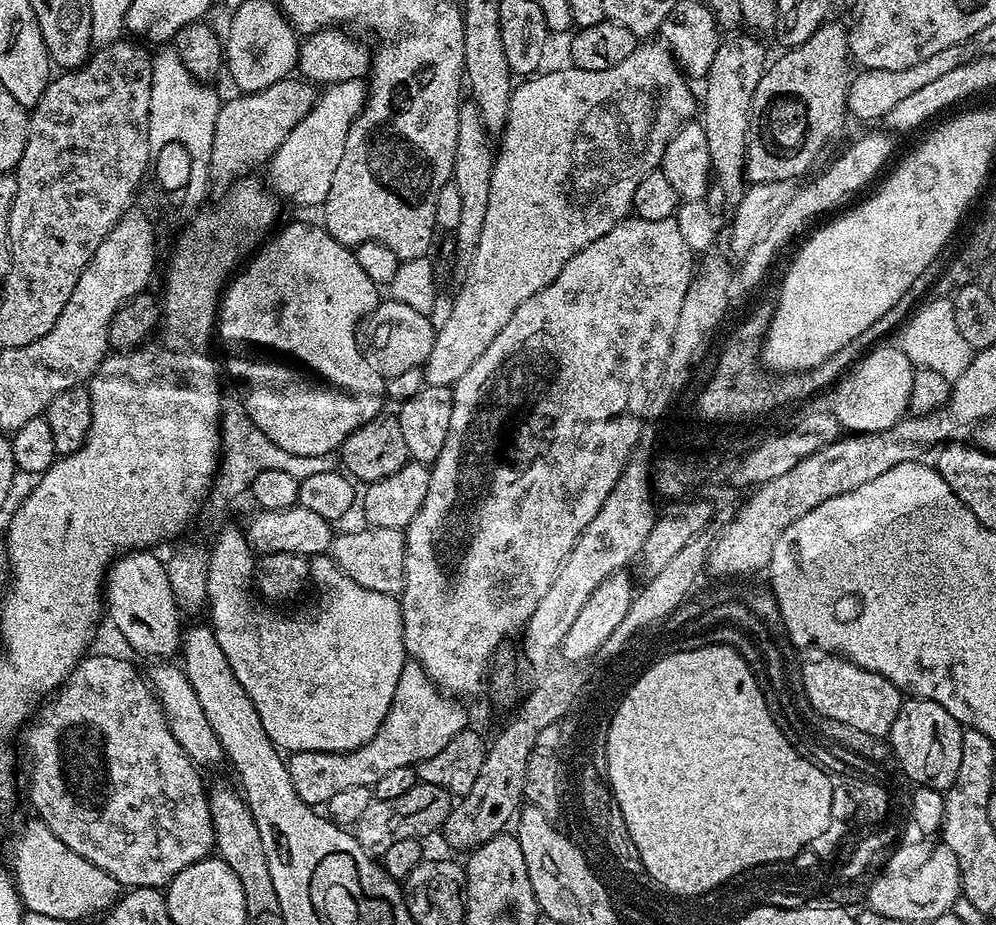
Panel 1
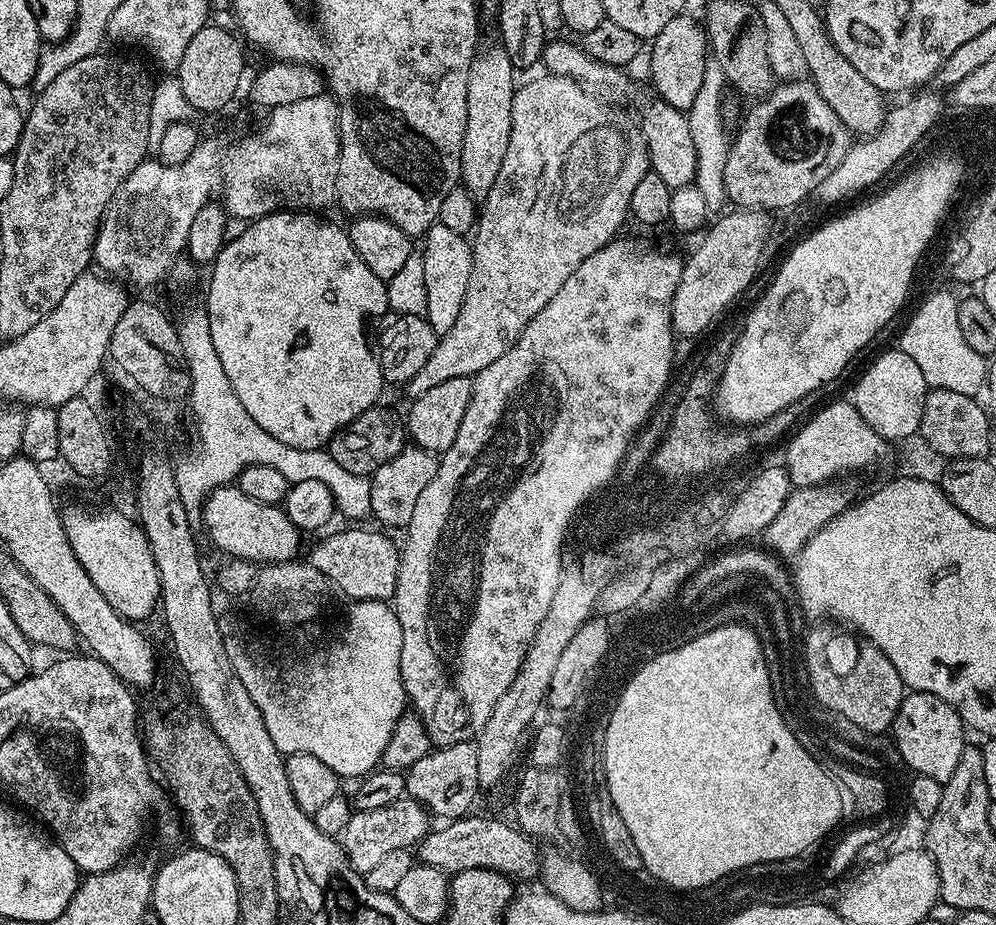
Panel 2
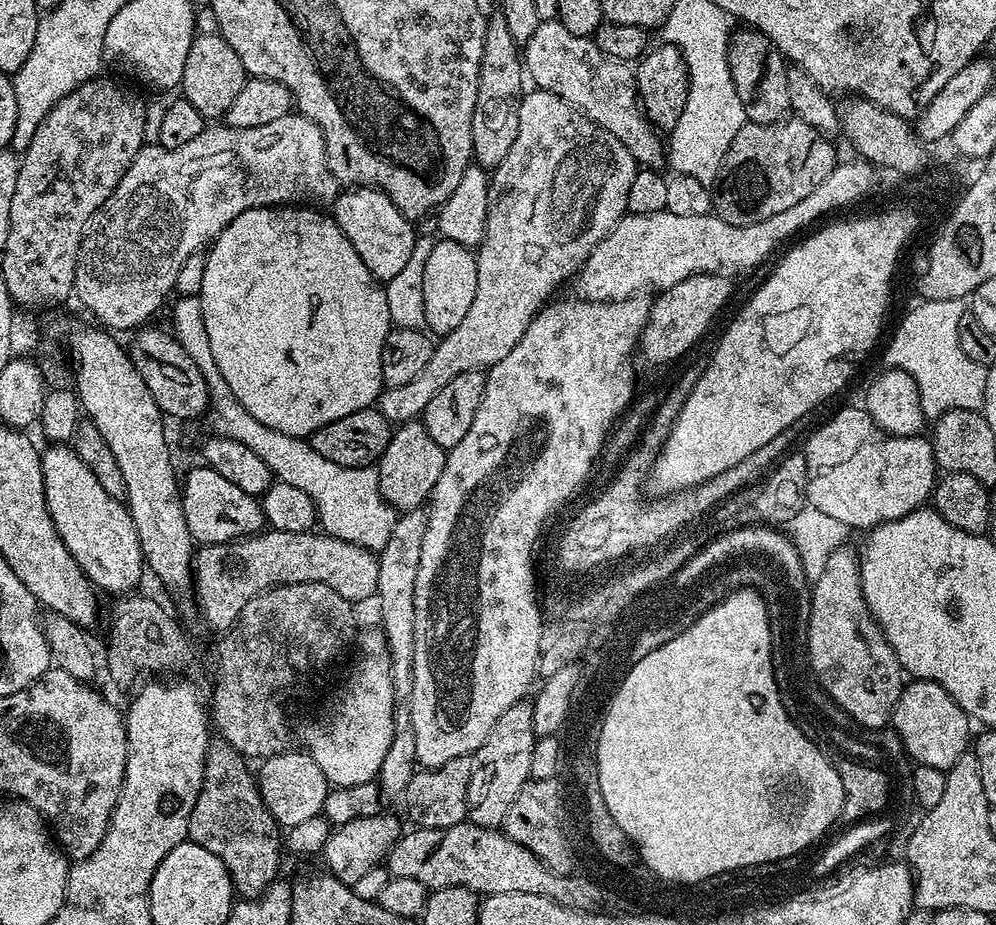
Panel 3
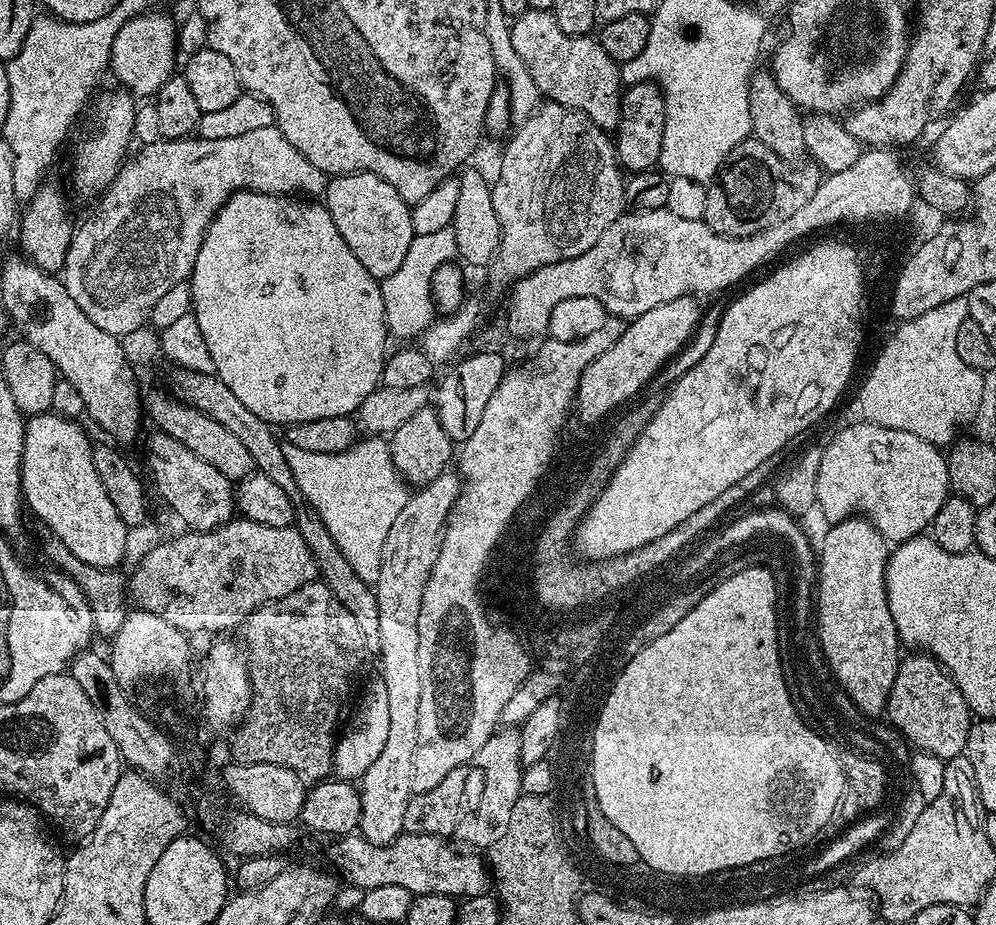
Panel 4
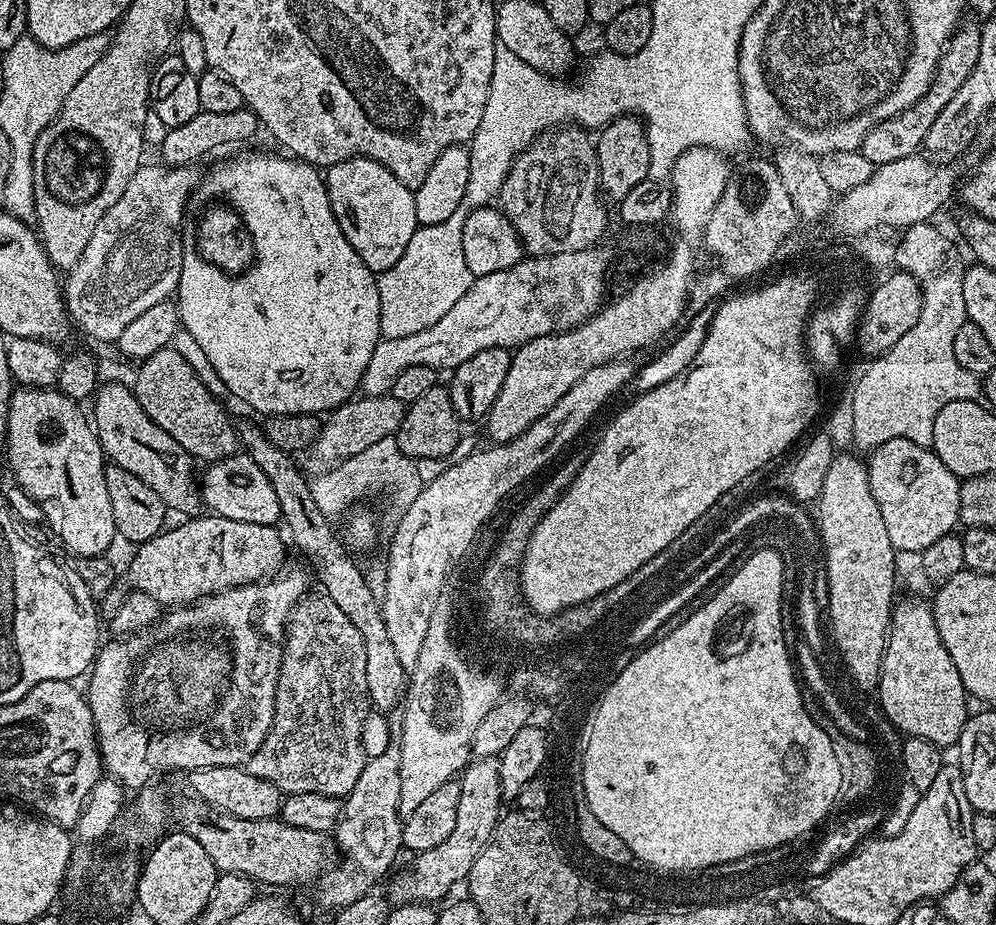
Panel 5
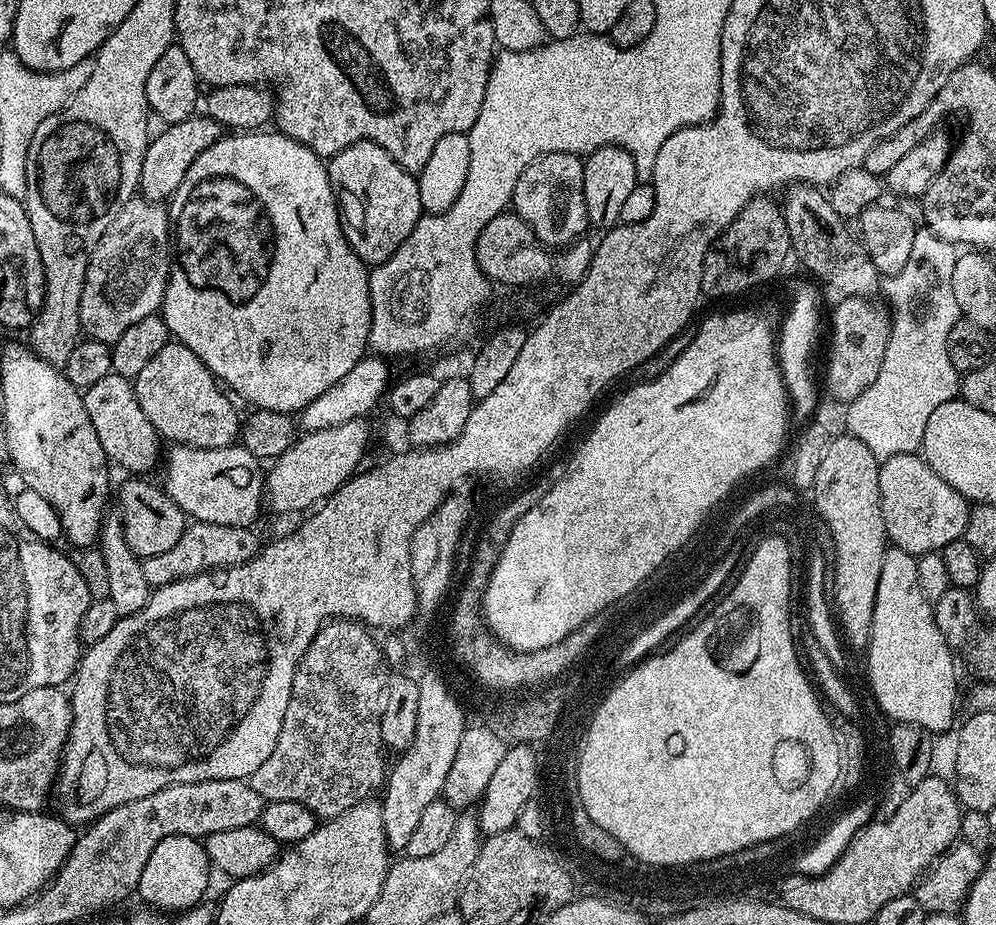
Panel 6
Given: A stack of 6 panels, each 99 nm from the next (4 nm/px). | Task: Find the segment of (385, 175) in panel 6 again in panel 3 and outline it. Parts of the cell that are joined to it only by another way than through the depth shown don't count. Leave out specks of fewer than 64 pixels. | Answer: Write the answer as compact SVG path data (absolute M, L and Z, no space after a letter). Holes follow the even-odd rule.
M349 187L341 191L335 202L330 205L330 215L336 224L350 238L350 246L362 258L366 270L374 274L374 278L386 282L394 278L406 267L410 254L414 254L414 246L418 239L413 221L406 219L402 210L394 206L394 202L378 188Z

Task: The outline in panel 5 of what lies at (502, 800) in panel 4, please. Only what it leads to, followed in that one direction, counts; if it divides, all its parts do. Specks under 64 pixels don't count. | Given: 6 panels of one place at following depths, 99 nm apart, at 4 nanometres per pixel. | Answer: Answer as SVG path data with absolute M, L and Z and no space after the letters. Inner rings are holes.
M476 758L469 763L459 777L460 793L458 794L458 819L454 822L454 831L446 842L434 846L434 850L426 850L415 857L409 872L404 872L392 884L393 905L397 904L432 904L436 900L443 901L448 891L456 883L467 881L470 866L474 866L474 858L482 854L482 850L491 841L500 823L502 797L500 795L500 762L496 758Z

